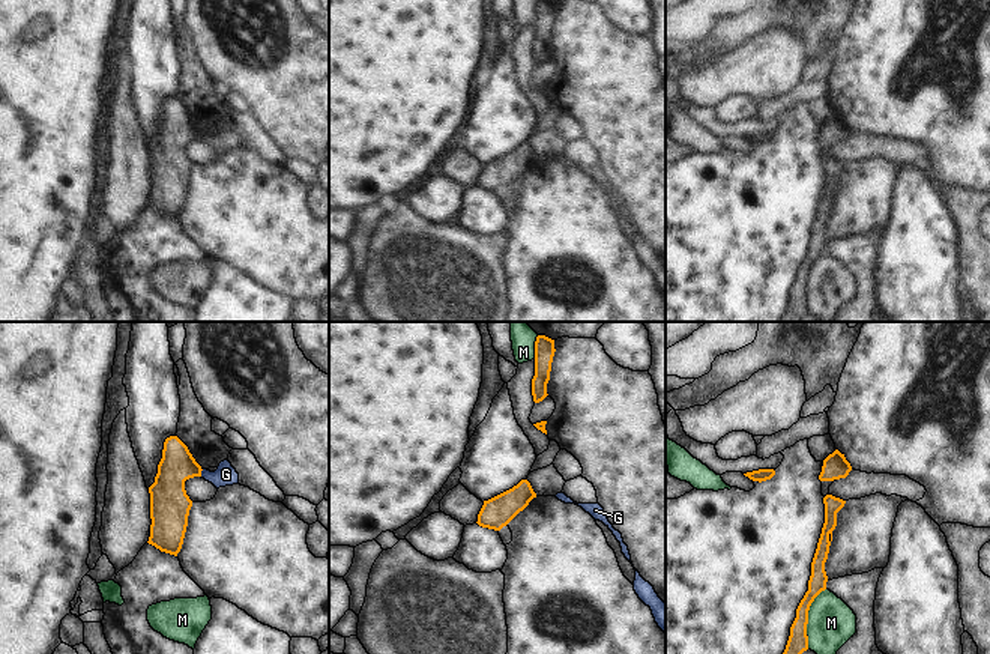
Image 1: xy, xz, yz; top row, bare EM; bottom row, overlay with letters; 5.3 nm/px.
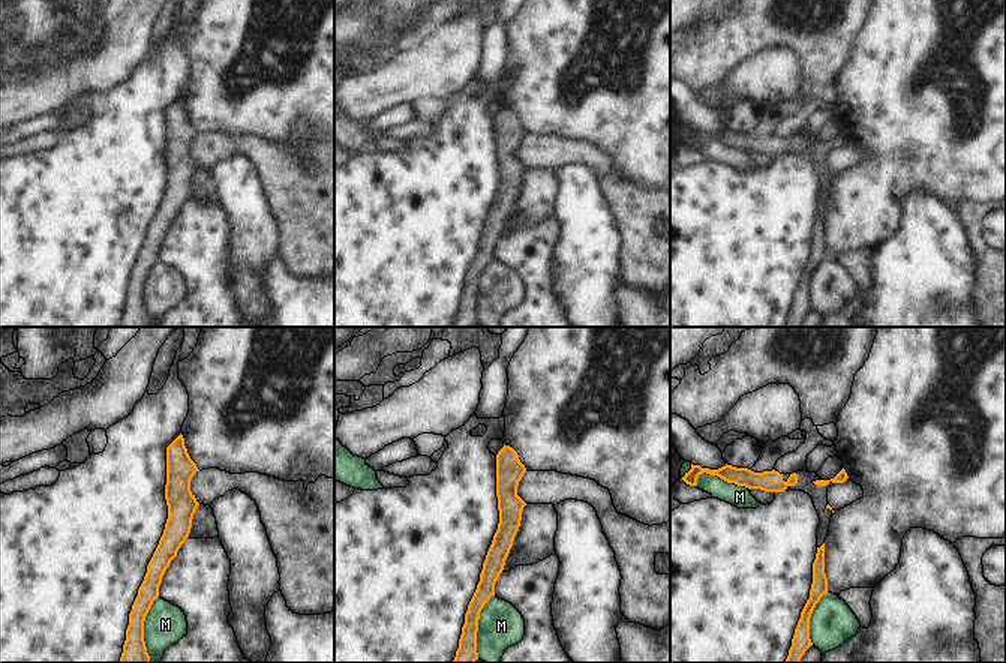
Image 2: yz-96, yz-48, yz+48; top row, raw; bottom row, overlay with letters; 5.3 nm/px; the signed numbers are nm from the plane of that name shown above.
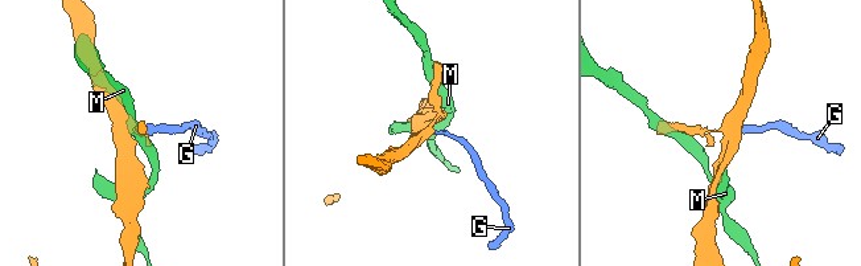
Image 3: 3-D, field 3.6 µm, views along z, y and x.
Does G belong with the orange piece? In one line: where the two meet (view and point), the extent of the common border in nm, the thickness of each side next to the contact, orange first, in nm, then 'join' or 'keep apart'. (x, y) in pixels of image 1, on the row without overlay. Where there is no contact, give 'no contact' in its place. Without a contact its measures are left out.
xy (200, 136) | 40 nm | 220/110 nm | join

